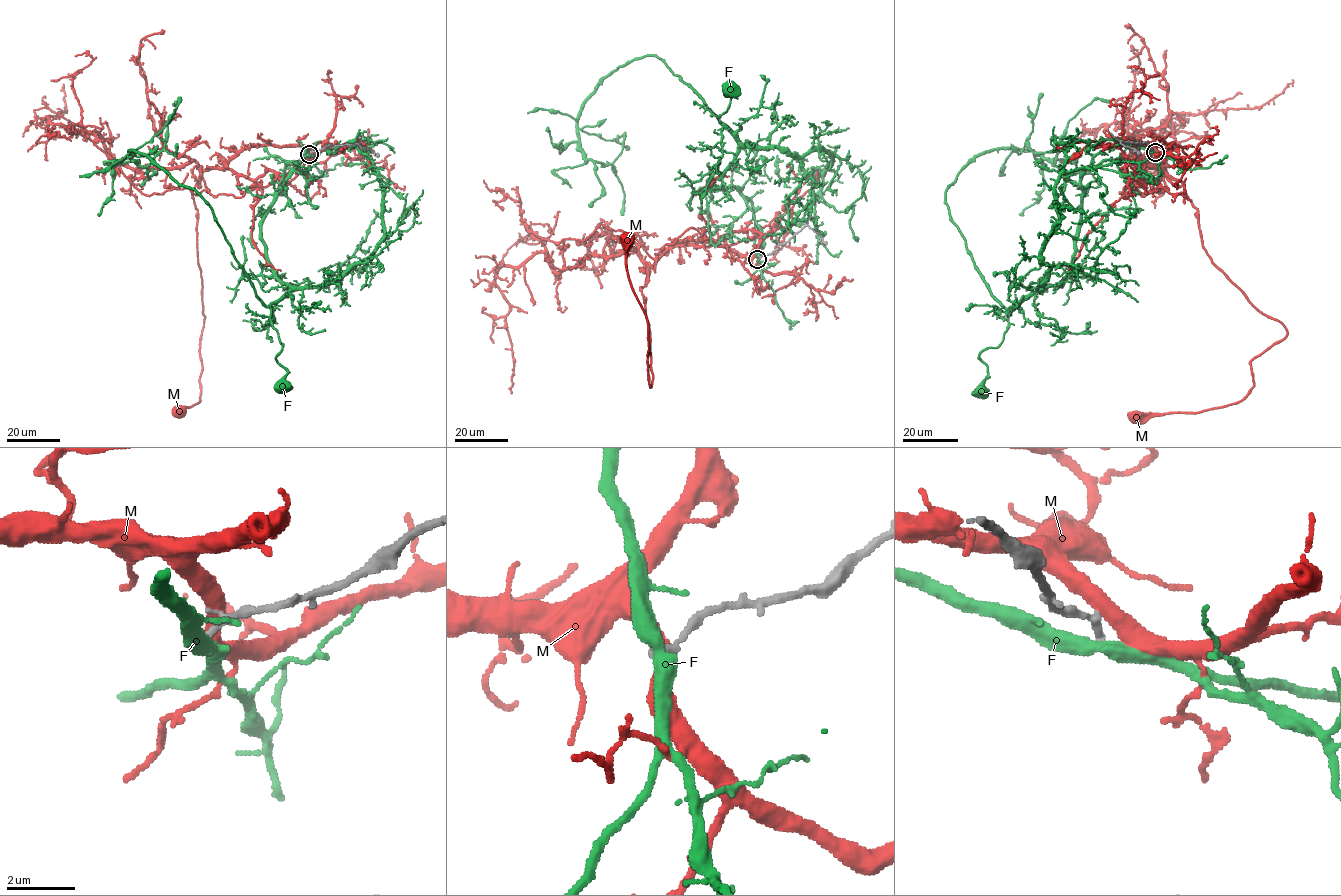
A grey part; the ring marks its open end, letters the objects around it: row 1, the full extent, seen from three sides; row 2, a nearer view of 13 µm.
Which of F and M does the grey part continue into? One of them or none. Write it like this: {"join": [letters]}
{"join": []}

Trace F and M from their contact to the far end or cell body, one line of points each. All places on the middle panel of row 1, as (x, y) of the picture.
F: (758, 259), (752, 203), (709, 184), (738, 149), (717, 116), (730, 88)
M: (758, 259), (679, 240), (650, 267), (640, 287), (650, 387), (648, 326), (627, 271), (628, 238)

